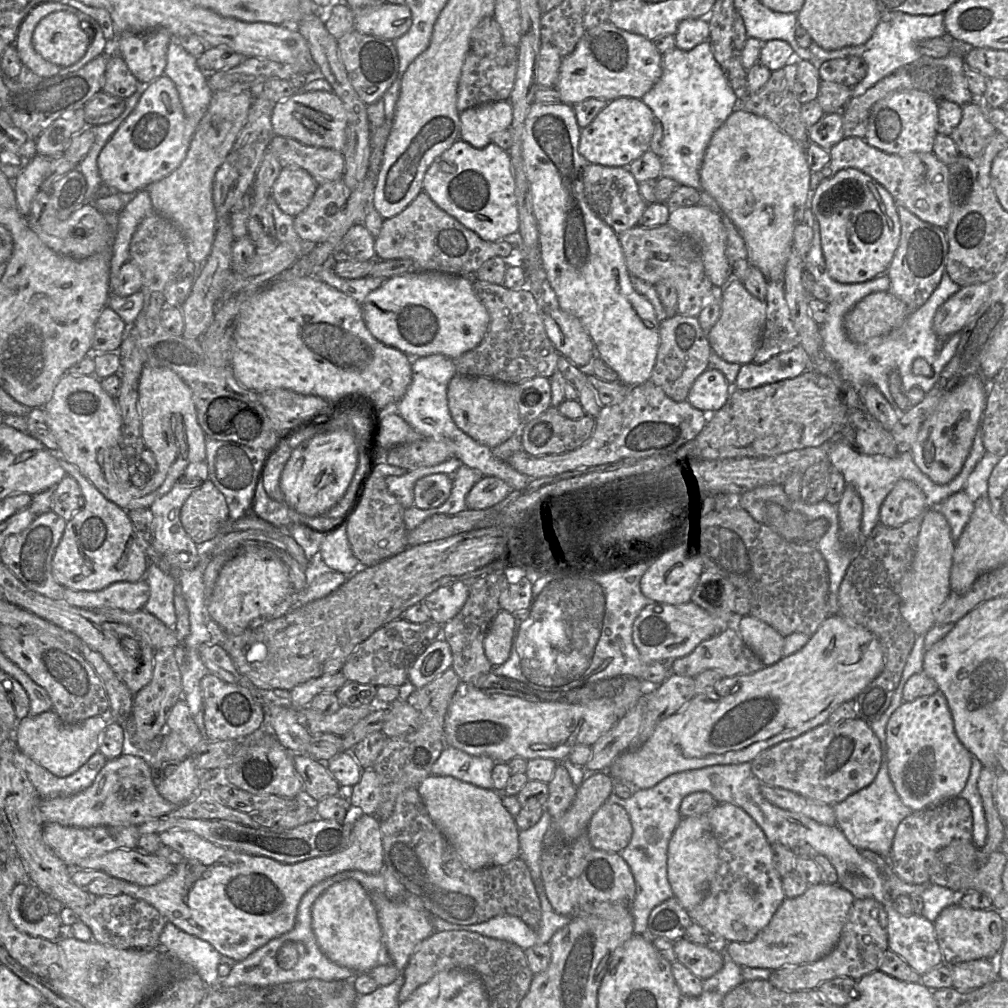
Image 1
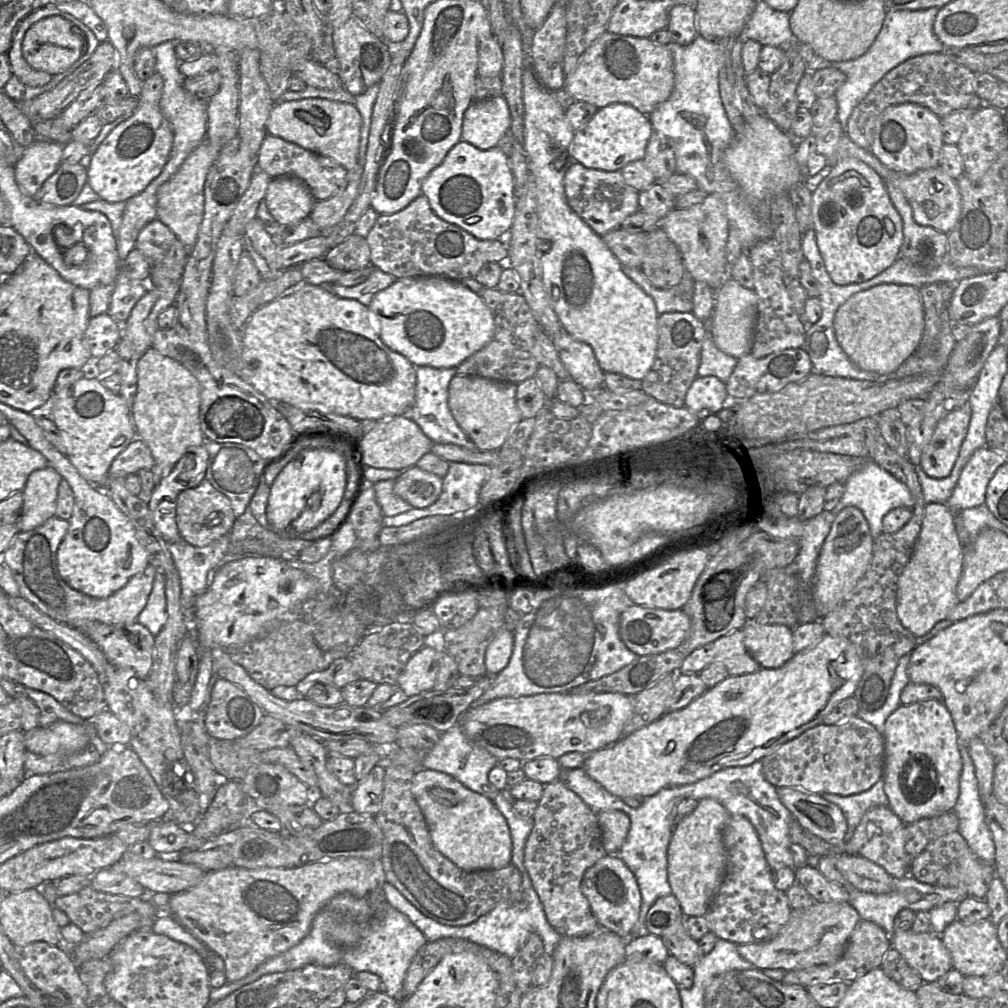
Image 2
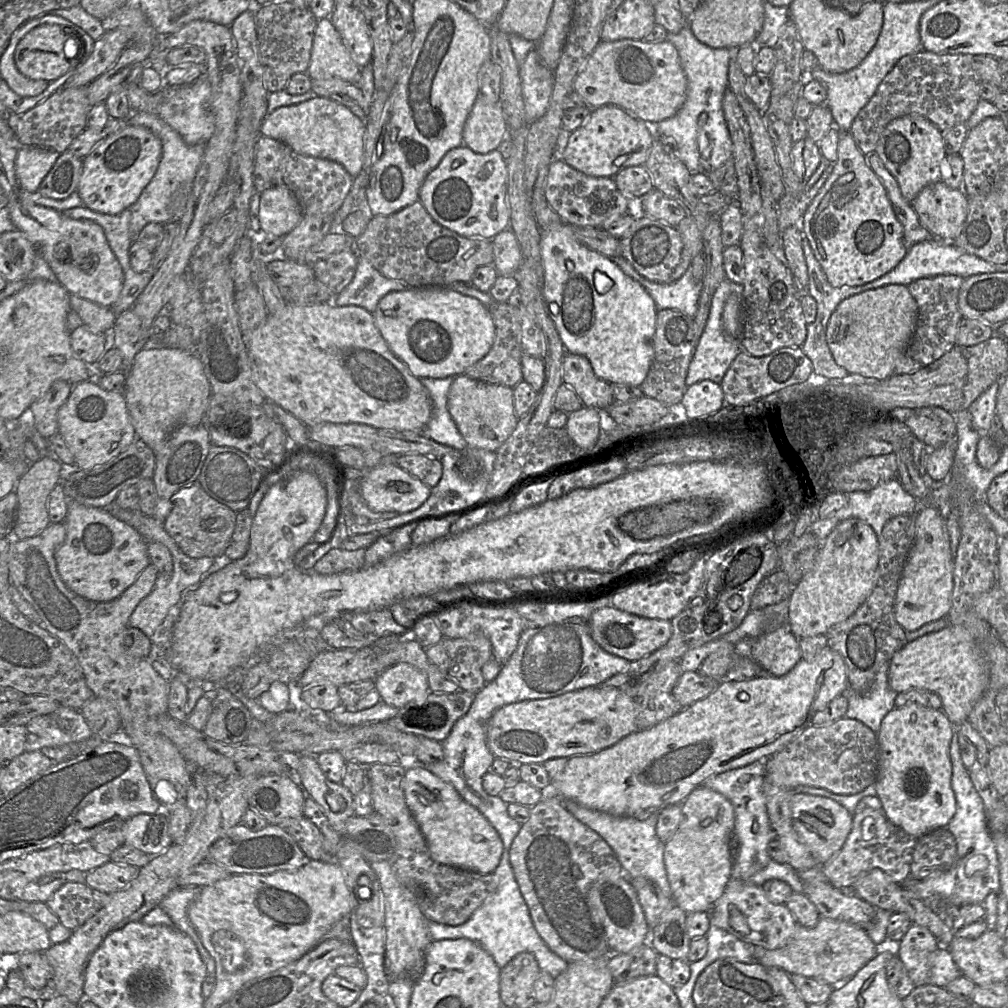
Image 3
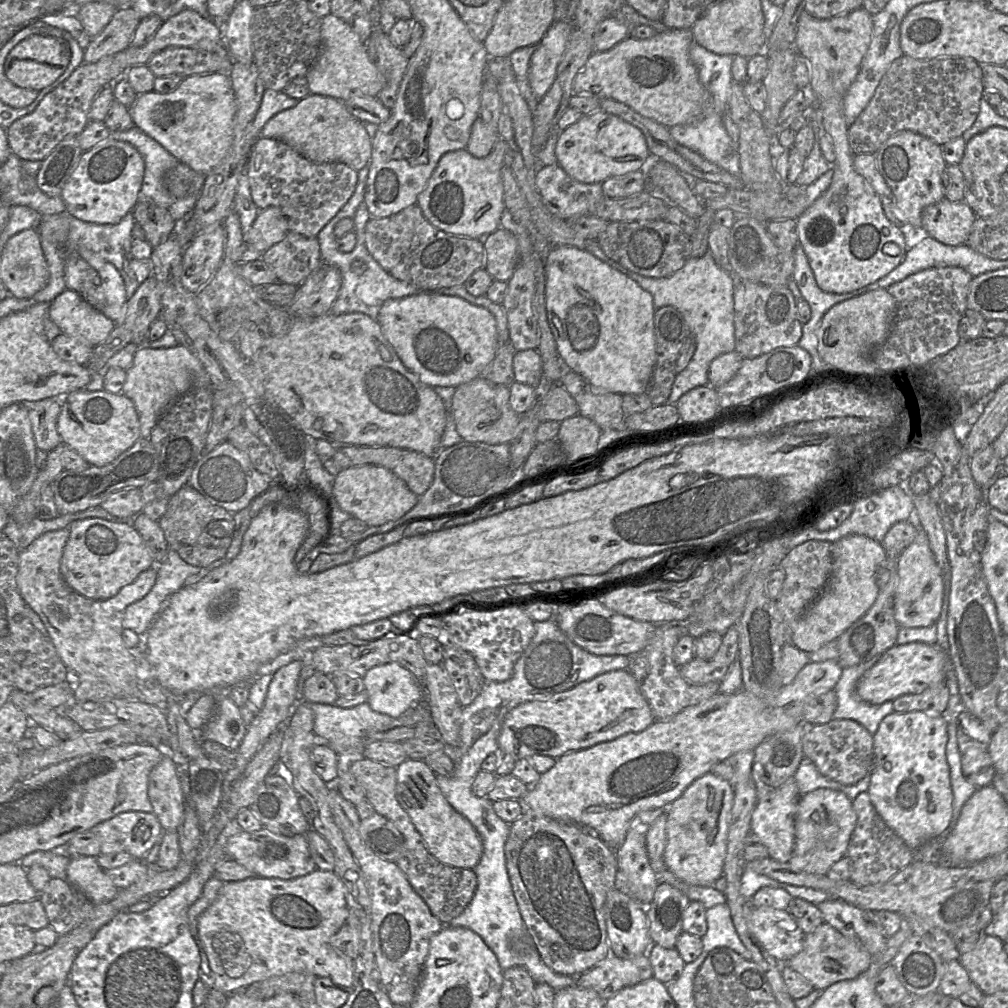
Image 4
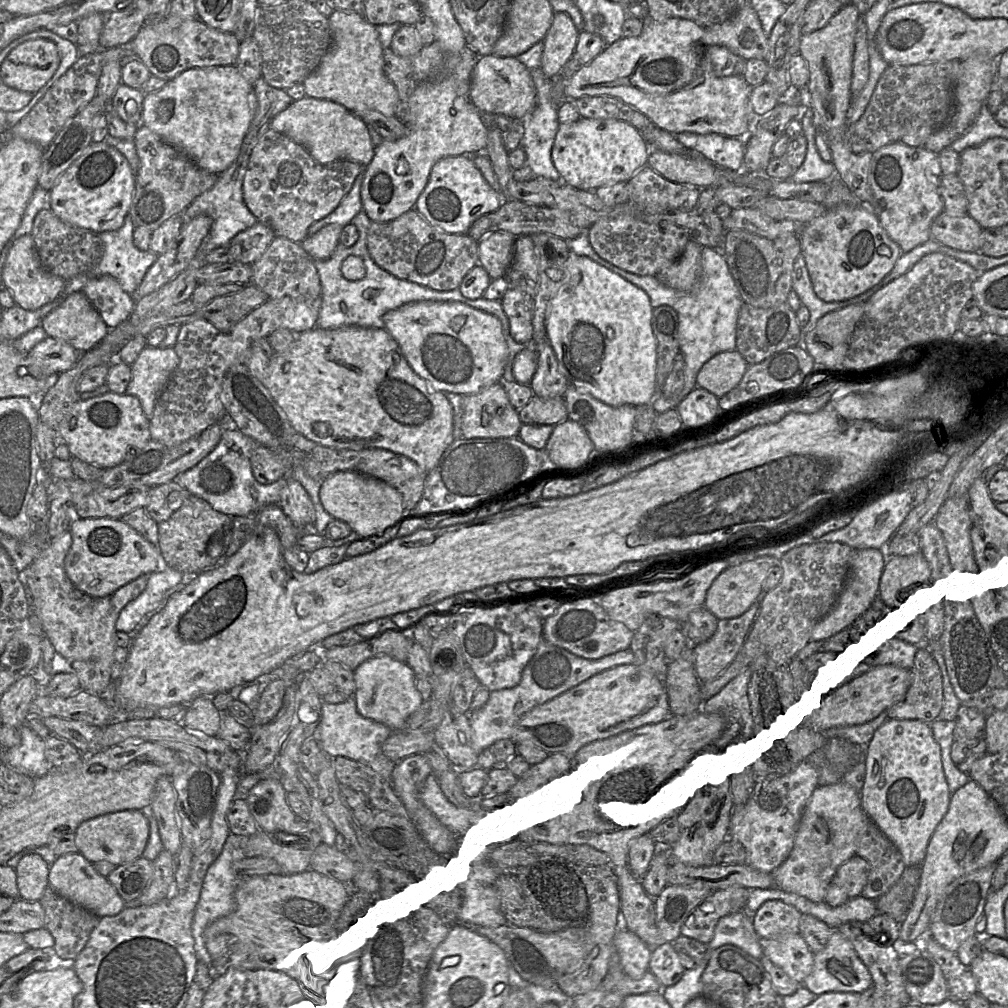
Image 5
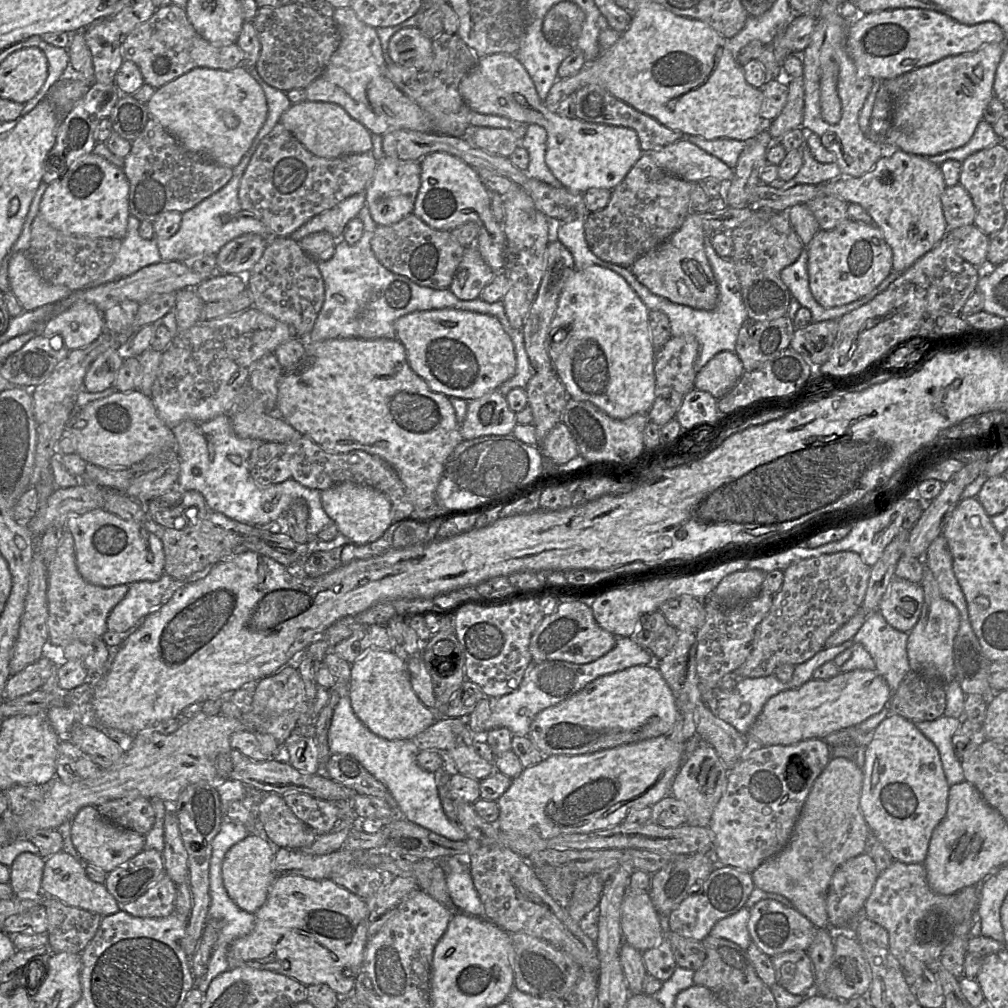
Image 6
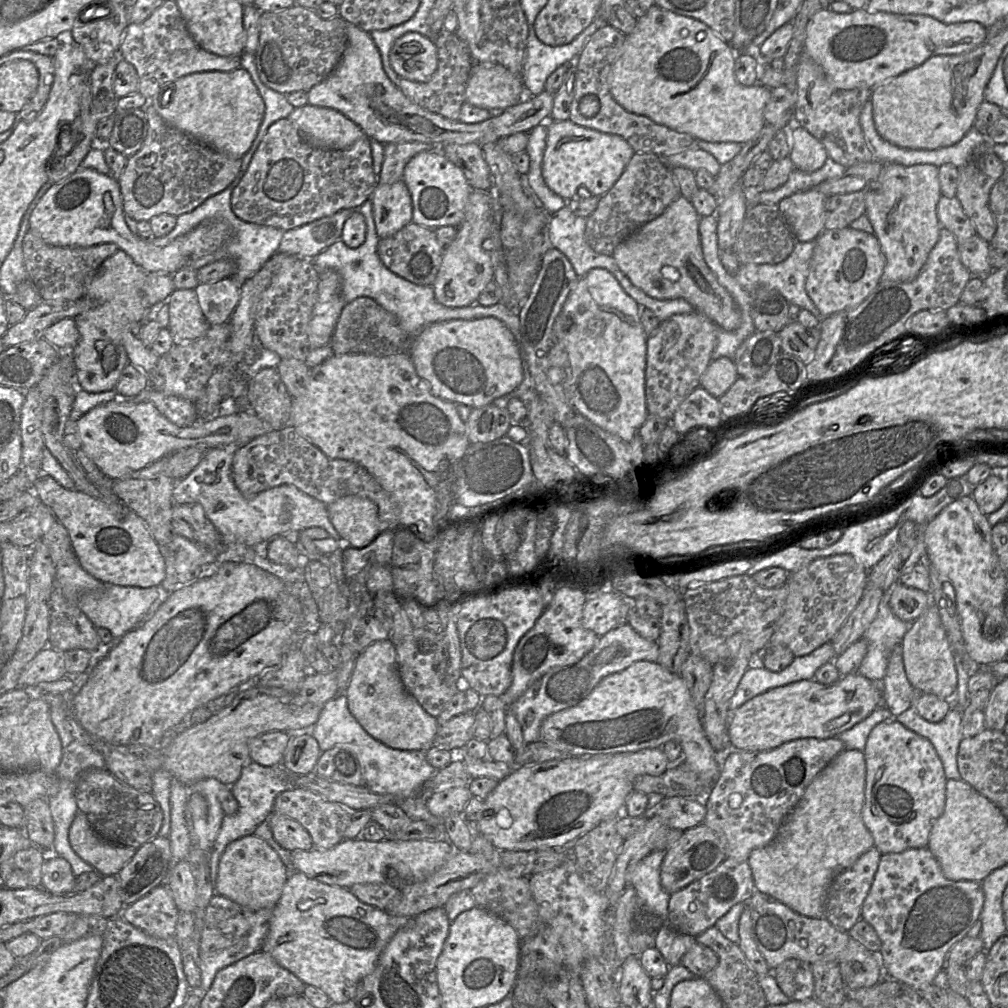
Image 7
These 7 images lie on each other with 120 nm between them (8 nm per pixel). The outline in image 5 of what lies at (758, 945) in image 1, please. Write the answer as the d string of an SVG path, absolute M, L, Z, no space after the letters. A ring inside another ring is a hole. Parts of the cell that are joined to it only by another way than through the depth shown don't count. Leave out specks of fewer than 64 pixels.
M833 930L826 946L813 955L813 967L803 986L819 996L827 992L863 993L873 985L868 968L857 955L851 942L838 930Z

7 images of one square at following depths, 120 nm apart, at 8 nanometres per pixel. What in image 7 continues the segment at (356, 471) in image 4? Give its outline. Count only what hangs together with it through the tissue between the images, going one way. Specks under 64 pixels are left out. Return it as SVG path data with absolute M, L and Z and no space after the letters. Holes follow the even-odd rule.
M345 496L326 508L330 522L347 546L366 547L380 533L377 506L367 498Z

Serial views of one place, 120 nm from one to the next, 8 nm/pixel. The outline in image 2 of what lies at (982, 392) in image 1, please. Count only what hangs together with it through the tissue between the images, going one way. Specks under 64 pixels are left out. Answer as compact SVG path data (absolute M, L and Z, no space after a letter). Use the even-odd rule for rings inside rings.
M968 402L947 414L923 449L918 468L932 478L947 477L959 455L970 418L971 408Z

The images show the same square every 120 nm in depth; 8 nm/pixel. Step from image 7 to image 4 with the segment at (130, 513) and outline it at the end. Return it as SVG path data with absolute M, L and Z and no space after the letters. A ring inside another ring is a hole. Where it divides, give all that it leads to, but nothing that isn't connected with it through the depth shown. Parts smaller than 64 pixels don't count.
M91 517L73 521L69 531L60 572L70 588L88 599L110 599L132 583L140 573L155 566L150 550L130 522Z

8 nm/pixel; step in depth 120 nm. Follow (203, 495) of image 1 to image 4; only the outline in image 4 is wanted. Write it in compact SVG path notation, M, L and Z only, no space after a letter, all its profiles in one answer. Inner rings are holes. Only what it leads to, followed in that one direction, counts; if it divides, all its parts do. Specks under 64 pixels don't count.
M185 485L169 501L165 514L158 524L169 545L188 564L207 567L225 557L234 531L234 516L226 509L213 505L190 485Z

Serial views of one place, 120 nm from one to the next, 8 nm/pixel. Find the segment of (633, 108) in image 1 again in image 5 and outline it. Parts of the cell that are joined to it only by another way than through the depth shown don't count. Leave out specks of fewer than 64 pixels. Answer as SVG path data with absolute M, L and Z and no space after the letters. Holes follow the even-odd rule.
M580 117L573 122L560 123L551 150L551 159L562 181L580 190L595 191L597 188L618 182L627 182L642 167L648 165L650 146L641 132L631 124L614 119L589 119Z

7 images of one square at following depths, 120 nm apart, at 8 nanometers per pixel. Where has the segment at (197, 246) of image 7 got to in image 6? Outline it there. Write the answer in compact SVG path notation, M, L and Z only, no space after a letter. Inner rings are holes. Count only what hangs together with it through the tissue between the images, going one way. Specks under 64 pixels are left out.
M87 154L72 164L64 176L48 184L38 214L66 235L122 240L130 215L128 179L121 168L104 157Z

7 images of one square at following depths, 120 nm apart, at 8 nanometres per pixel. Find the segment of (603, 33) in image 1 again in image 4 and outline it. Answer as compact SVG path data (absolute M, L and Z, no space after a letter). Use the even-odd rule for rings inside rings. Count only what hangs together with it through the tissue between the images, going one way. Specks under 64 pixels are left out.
M668 29L656 33L649 39L627 37L609 50L594 51L575 76L573 93L593 95L600 100L616 100L667 128L692 123L703 115L709 98L689 56L689 49L693 41L691 29Z

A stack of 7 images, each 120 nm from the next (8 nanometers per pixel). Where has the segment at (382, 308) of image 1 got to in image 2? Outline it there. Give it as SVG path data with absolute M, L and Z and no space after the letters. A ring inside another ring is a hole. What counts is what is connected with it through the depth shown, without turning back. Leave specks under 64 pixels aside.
M400 278L377 292L368 306L381 341L415 367L457 367L494 337L495 321L482 298L460 280Z

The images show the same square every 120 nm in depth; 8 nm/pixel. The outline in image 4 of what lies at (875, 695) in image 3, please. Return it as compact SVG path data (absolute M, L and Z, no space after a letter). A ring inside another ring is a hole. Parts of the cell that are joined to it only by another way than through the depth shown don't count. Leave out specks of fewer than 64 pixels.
M881 655L859 665L845 667L833 689L837 695L838 705L833 719L851 719L863 725L872 735L876 733L880 722L894 712L893 701L871 704L861 700L856 694L859 679L871 669Z

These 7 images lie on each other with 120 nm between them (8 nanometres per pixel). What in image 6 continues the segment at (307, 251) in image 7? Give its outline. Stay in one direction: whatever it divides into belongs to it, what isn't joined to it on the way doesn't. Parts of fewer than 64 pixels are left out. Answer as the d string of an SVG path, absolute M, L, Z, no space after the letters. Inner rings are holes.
M365 191L354 194L331 209L315 215L295 230L289 237L299 242L309 234L327 232L333 238L339 240L343 236L346 224L351 219L358 217L360 210L365 204Z

